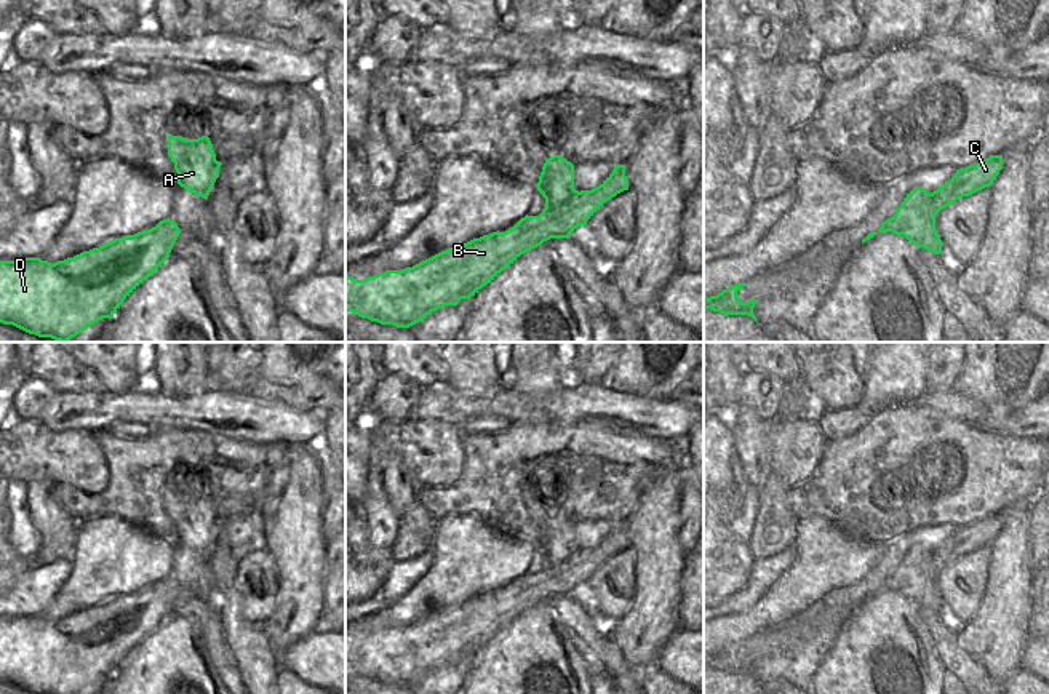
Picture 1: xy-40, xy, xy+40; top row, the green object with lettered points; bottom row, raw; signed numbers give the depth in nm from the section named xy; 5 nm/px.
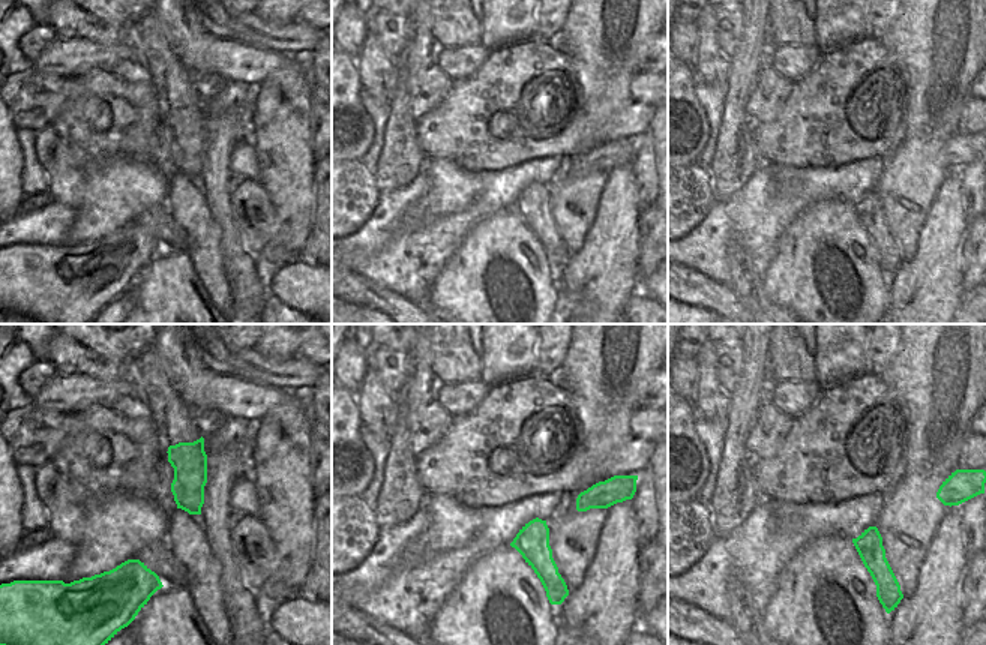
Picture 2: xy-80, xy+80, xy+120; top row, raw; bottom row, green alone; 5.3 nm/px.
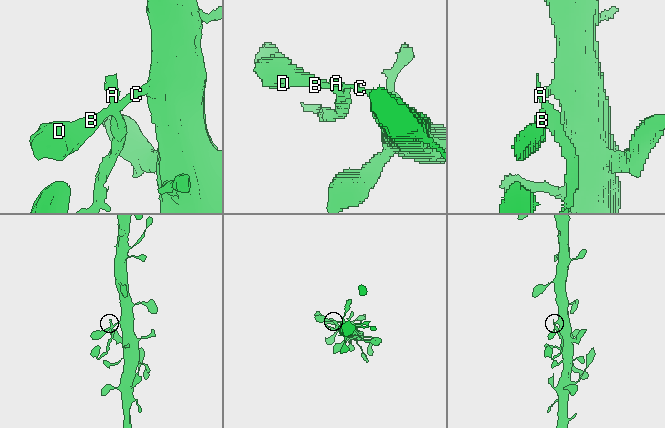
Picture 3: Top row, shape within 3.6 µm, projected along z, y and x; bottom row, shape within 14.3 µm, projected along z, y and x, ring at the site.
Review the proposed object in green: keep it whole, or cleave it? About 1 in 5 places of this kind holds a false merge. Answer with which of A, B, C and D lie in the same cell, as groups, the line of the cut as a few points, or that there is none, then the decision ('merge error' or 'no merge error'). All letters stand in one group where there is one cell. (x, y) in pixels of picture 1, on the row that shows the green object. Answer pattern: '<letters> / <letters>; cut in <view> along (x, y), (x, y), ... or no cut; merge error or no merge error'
A / B C D; cut in xy along (578, 191), (558, 211), (558, 227), (549, 227), (538, 219); merge error

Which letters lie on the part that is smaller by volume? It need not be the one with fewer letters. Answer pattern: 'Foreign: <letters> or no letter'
Foreign: A

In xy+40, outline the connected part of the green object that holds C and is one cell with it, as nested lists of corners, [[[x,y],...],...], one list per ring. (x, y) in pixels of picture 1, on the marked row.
[[[991,155],[975,165],[958,170],[950,181],[932,192],[935,214],[956,200],[990,187],[1001,170],[1003,155]]]

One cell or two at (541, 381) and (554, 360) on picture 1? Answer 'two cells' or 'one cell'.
one cell

